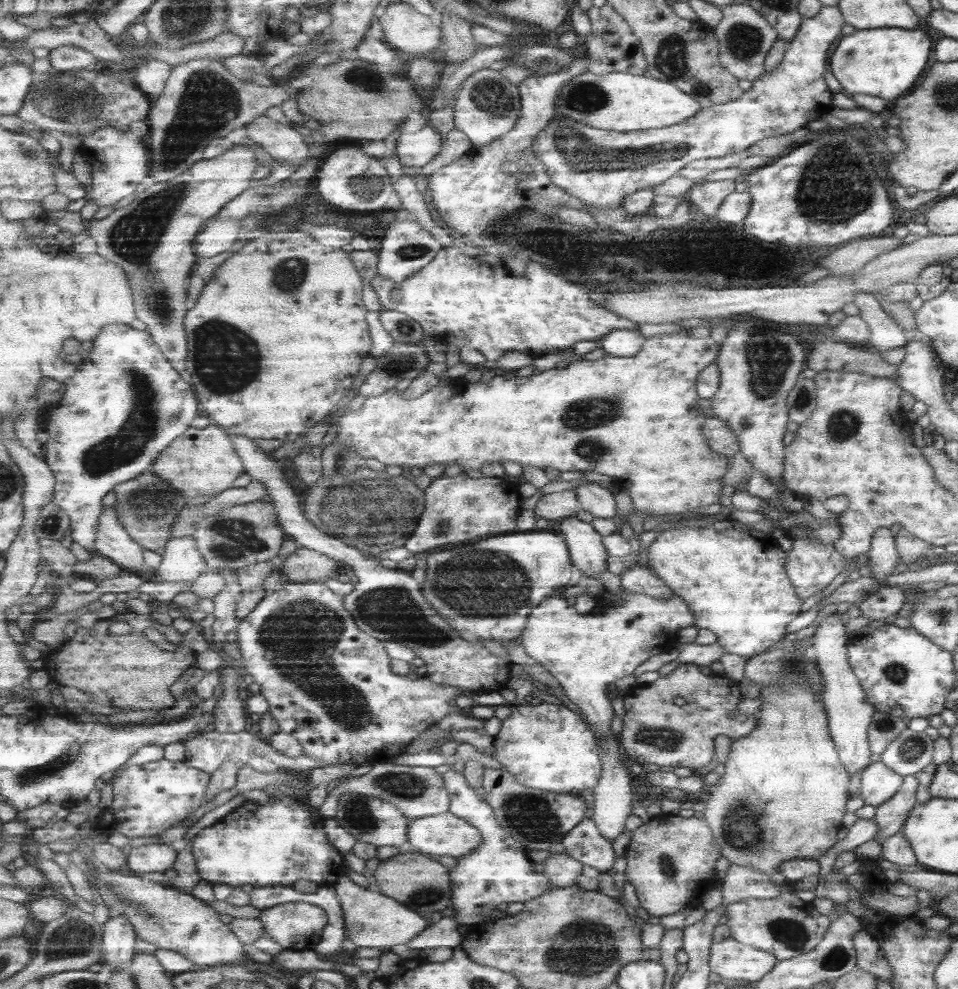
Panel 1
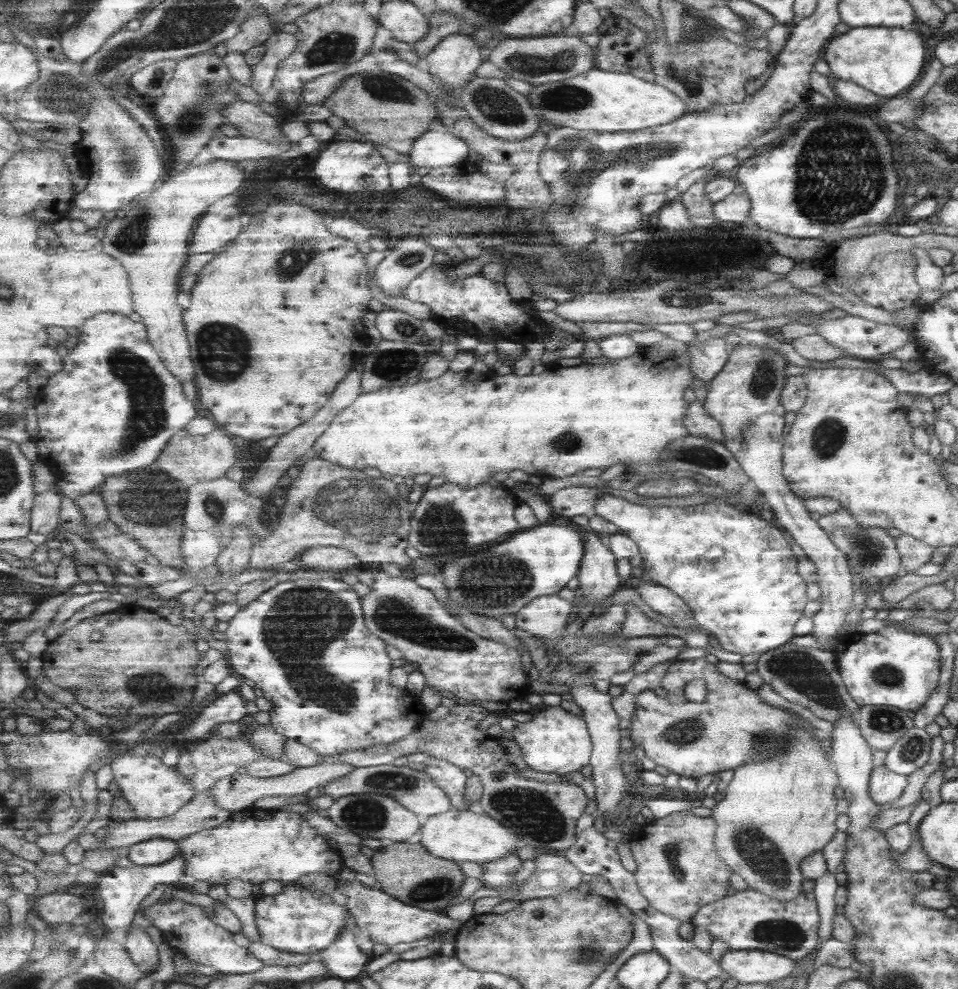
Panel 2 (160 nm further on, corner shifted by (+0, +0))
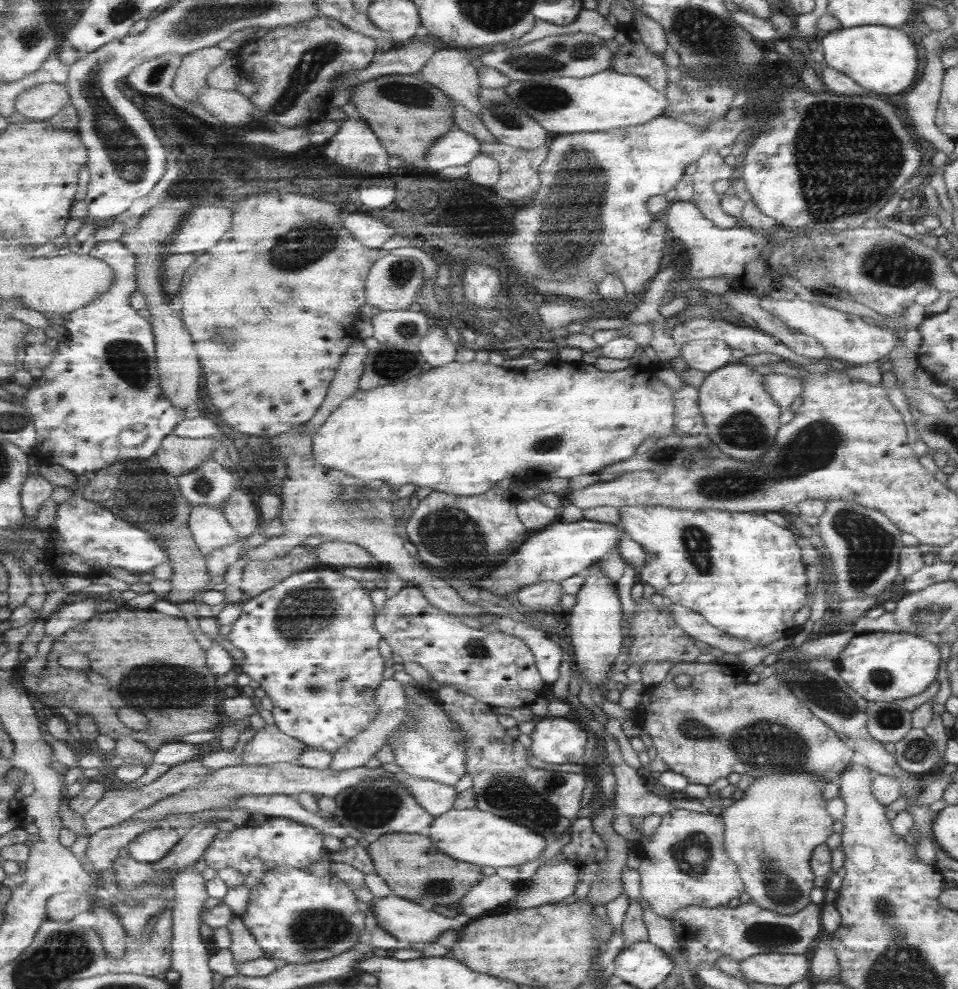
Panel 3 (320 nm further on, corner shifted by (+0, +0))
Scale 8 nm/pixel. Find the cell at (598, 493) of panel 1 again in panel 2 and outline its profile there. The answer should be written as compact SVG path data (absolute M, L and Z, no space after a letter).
M605 494L600 497L596 506L596 514L601 515L605 520L616 524L620 528L620 532L630 536L639 545L640 554L643 557L644 569L647 572L649 580L655 585L669 588L677 597L680 597L691 608L694 613L695 620L699 624L703 632L713 634L719 641L721 649L739 654L746 655L761 655L773 648L778 648L787 642L790 642L794 637L793 627L799 618L802 616L802 610L807 602L806 584L801 579L798 570L795 570L795 564L798 564L795 554L791 552L789 544L785 546L785 538L781 536L779 528L769 528L769 521L761 520L761 517L753 516L752 513L743 511L738 507L733 507L727 502L711 502L693 506L676 507L676 506L658 506L650 507L643 504L636 504L625 500L625 498L615 497L610 494Z

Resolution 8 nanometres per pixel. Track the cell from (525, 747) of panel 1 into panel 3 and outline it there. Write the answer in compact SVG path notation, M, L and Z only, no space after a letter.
M546 716L536 719L536 724L530 737L532 744L529 747L532 754L539 760L553 764L578 764L585 756L585 744L589 740L587 728L582 724L575 724L567 718Z

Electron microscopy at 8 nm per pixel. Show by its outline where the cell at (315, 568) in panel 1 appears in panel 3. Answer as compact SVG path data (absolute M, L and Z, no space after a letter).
M324 541L316 548L323 564L341 566L341 568L365 568L375 564L374 556L362 546L339 541Z

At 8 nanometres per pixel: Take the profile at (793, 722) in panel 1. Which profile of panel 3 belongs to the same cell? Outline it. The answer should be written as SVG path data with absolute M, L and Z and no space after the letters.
M763 774L751 779L751 785L745 791L737 792L729 806L721 808L725 823L725 846L739 868L740 878L744 883L744 891L750 902L768 908L777 914L795 914L810 904L809 892L813 887L814 874L809 868L812 850L824 844L824 840L832 833L833 819L827 814L826 800L821 797L822 783L813 774Z

